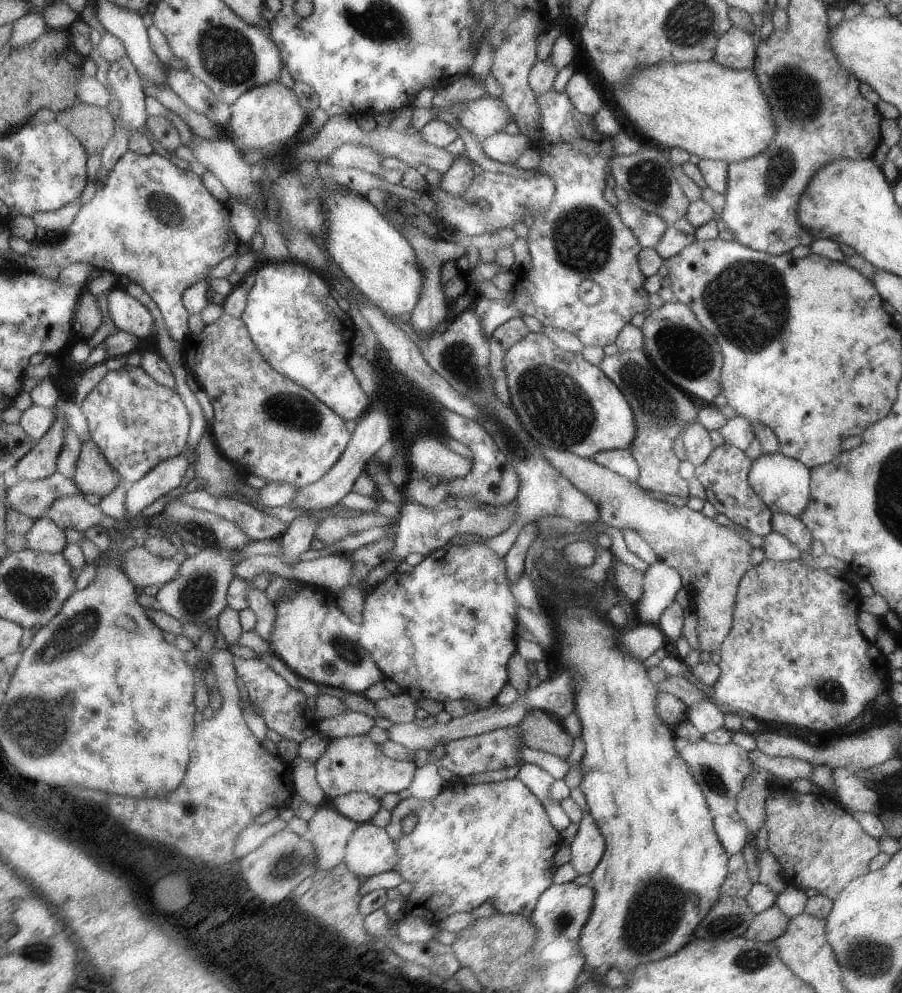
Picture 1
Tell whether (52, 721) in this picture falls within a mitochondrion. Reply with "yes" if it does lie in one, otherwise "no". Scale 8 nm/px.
yes

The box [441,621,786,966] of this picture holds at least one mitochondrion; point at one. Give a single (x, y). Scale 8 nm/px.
(654, 914)

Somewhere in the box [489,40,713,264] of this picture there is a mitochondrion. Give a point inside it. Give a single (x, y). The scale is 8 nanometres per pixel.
(649, 180)

